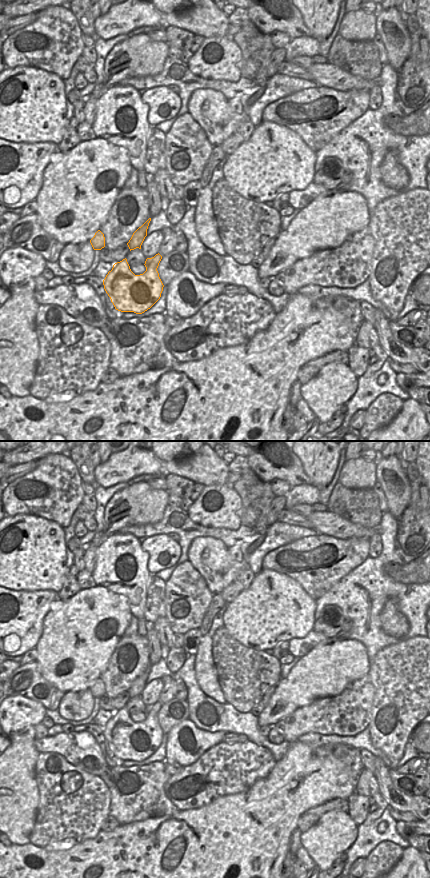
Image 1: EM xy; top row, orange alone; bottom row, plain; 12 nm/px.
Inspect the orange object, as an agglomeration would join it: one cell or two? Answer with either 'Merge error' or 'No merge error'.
No merge error

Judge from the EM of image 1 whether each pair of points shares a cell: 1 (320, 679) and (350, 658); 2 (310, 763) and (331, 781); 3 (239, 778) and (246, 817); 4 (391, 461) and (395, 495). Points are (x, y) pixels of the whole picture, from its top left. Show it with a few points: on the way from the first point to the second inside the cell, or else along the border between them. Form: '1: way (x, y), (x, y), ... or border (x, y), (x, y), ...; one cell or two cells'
1: way (327, 672), (335, 665), (343, 662); one cell
2: way (316, 767), (319, 767), (327, 775); one cell
3: border (261, 778), (245, 791), (219, 797); two cells
4: way (390, 469), (389, 480), (395, 487); one cell

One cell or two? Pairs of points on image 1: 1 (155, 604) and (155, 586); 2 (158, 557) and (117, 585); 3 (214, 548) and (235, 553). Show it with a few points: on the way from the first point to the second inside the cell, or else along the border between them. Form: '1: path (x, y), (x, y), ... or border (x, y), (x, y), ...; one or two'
1: path (155, 600), (155, 590); one
2: border (140, 543), (148, 554), (148, 570), (153, 574); two
3: border (227, 547), (232, 559), (243, 559); two

